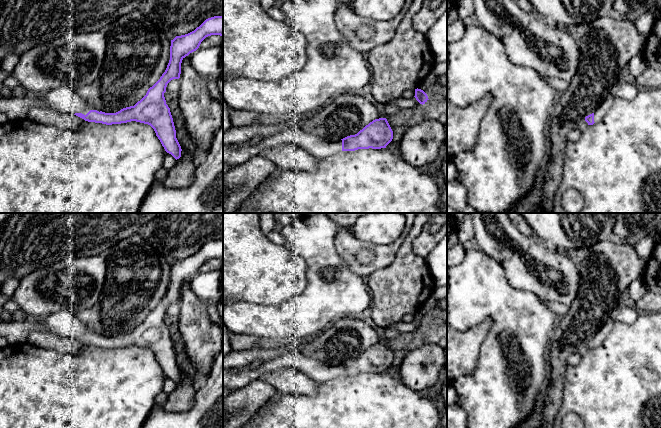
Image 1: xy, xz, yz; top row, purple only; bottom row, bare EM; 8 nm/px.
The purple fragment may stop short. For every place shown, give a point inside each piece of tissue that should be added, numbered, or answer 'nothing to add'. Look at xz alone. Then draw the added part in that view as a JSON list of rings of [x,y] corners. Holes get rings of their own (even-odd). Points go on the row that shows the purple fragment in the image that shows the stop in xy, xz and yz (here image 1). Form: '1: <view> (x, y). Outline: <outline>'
1: xz (317, 146). Outline: [[[294,126],[267,137],[255,146],[237,148],[235,145],[223,145],[223,164],[235,166],[257,156],[264,149],[280,144],[294,144],[316,158],[325,158],[342,151],[342,140],[328,141],[324,138],[306,133],[301,127]]]

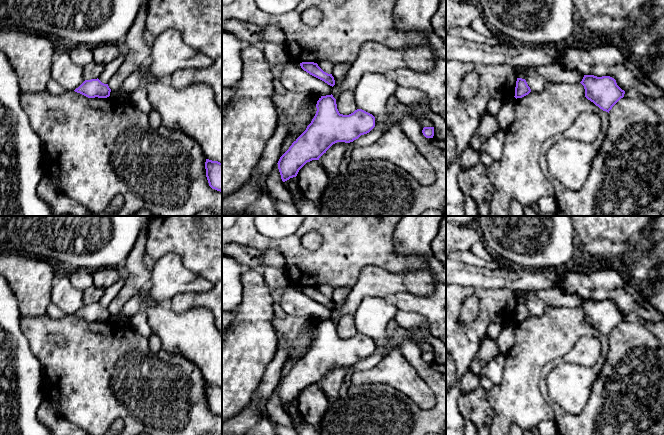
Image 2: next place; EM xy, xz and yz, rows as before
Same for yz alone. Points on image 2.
nothing to add

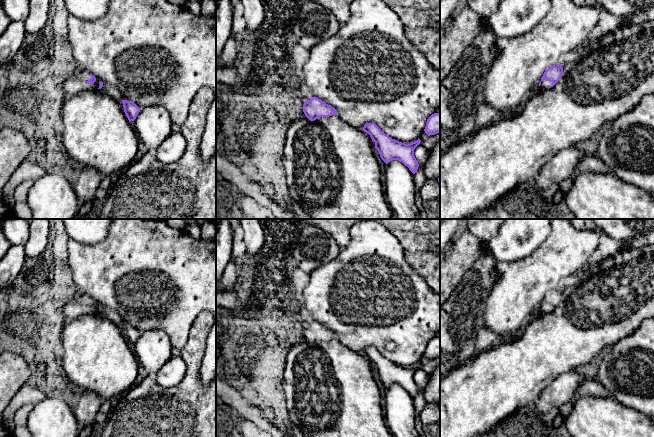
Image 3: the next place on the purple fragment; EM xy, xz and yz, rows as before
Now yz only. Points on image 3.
1: yz (545, 84). Outline: [[[546,80],[541,81],[541,85],[540,85],[541,90],[546,90],[551,86],[552,86],[552,82]]]

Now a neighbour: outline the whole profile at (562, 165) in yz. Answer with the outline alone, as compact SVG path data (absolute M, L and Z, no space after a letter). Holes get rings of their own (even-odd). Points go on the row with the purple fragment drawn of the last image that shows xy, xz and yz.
M575 145L554 155L540 170L532 183L536 193L541 193L552 184L558 184L565 178L576 175L575 165L588 155Z

